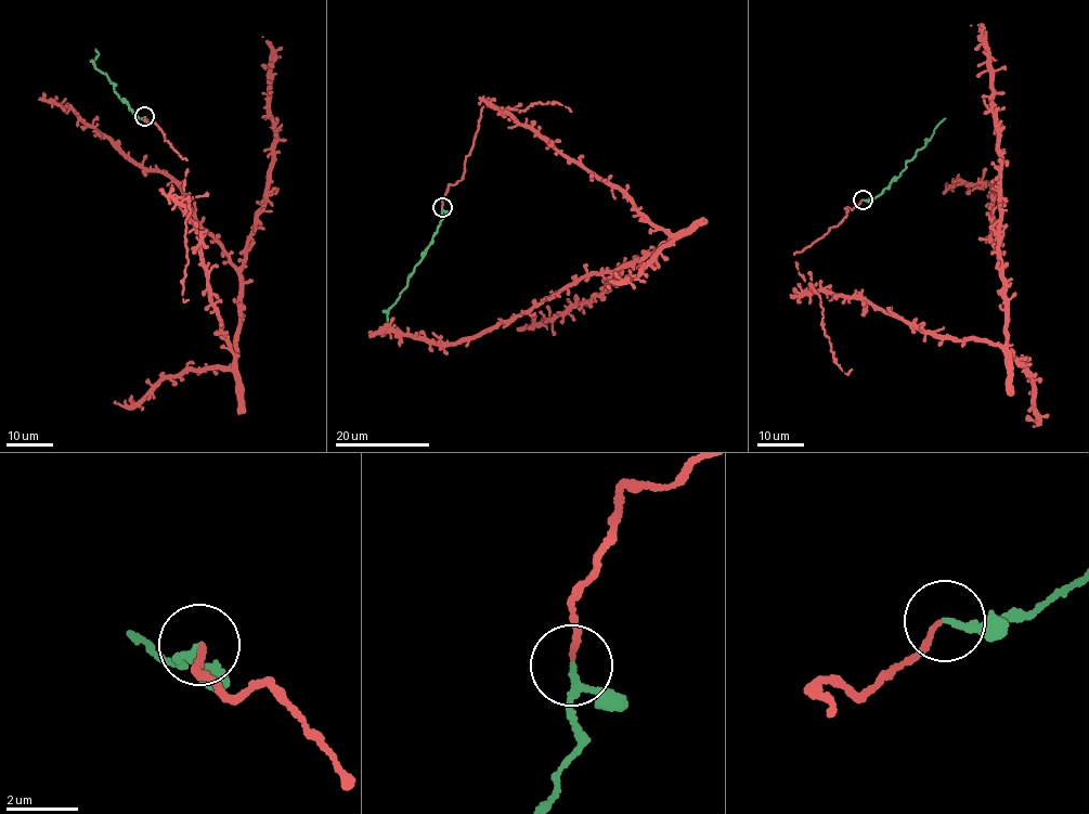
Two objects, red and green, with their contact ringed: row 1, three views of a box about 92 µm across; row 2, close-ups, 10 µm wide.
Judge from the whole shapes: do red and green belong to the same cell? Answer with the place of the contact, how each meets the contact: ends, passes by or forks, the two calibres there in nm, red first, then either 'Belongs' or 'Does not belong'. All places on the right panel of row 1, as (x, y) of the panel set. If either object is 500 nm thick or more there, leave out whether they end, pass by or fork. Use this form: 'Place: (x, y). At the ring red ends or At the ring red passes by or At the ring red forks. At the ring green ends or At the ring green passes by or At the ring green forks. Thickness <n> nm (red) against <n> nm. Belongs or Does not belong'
Place: (863, 199). At the ring red ends. At the ring green passes by. Thickness 140 nm (red) against 160 nm. Belongs

